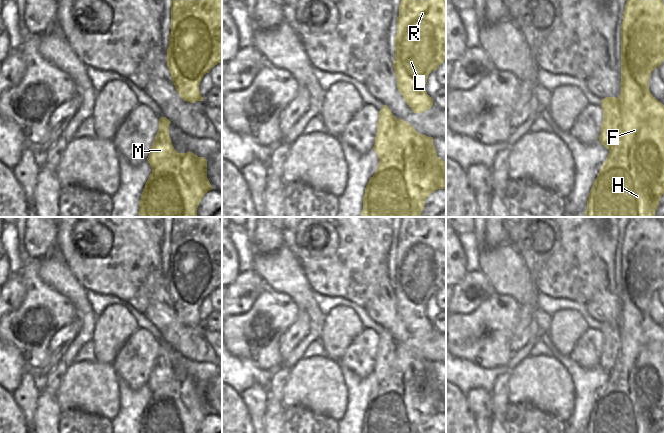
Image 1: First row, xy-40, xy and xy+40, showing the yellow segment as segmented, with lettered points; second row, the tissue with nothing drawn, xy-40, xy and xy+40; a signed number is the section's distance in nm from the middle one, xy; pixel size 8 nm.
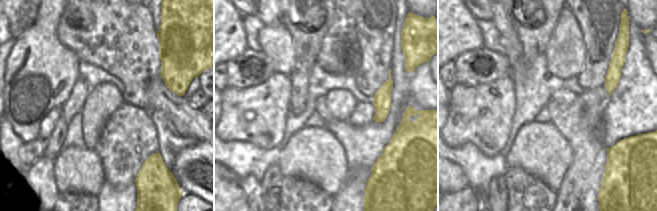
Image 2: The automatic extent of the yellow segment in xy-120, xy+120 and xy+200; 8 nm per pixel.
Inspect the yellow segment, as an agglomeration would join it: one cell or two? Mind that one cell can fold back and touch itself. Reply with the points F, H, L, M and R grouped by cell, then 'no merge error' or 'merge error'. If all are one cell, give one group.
groups F H L R / M; merge error

